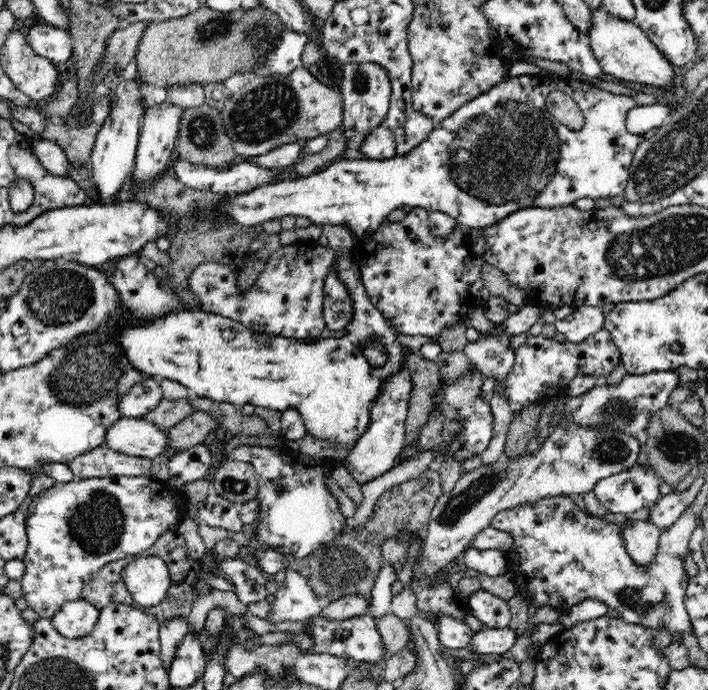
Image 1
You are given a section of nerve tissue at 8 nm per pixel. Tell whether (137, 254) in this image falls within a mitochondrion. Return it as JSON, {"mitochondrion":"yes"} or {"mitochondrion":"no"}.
{"mitochondrion":"no"}

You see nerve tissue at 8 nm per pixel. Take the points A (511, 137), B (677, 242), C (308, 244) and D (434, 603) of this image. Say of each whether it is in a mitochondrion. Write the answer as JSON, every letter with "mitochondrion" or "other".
{"A":"mitochondrion","B":"mitochondrion","C":"other","D":"other"}

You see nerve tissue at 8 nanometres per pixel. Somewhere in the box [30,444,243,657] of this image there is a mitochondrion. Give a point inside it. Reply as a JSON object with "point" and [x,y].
{"point":[96,522]}

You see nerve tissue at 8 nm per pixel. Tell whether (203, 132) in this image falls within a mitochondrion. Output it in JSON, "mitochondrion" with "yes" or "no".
{"mitochondrion":"yes"}

